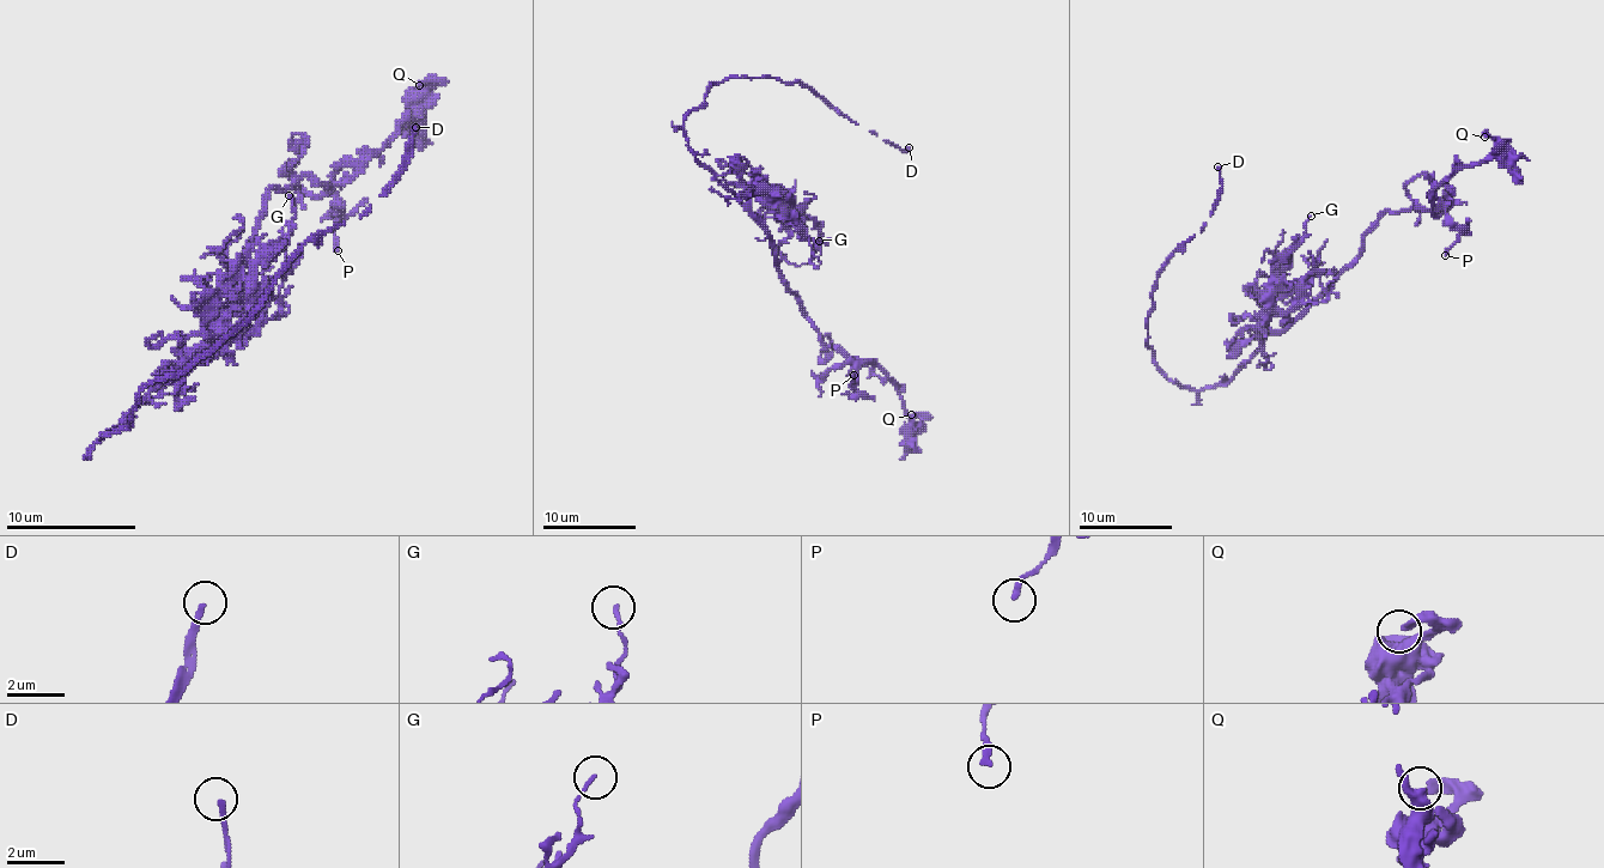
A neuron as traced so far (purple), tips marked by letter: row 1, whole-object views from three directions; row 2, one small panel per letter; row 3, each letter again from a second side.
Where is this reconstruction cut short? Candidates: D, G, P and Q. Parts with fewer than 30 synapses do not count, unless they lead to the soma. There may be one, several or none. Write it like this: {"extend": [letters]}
{"extend": ["D"]}

